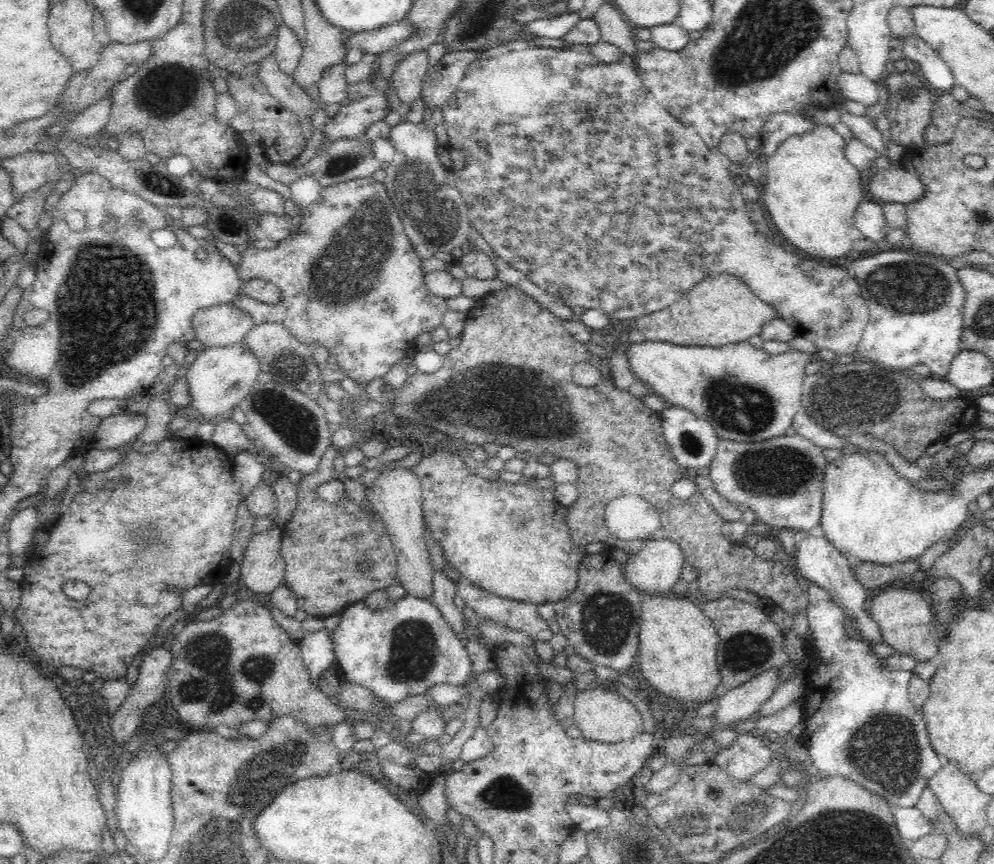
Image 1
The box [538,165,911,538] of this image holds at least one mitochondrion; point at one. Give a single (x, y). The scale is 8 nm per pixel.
(845, 400)

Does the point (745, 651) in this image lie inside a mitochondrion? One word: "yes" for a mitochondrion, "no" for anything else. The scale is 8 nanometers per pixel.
yes

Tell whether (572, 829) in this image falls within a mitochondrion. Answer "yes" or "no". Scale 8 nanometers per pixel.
no

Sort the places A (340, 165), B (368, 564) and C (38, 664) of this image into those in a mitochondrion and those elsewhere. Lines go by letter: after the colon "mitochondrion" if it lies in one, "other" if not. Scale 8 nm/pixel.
A: mitochondrion
B: mitochondrion
C: other

